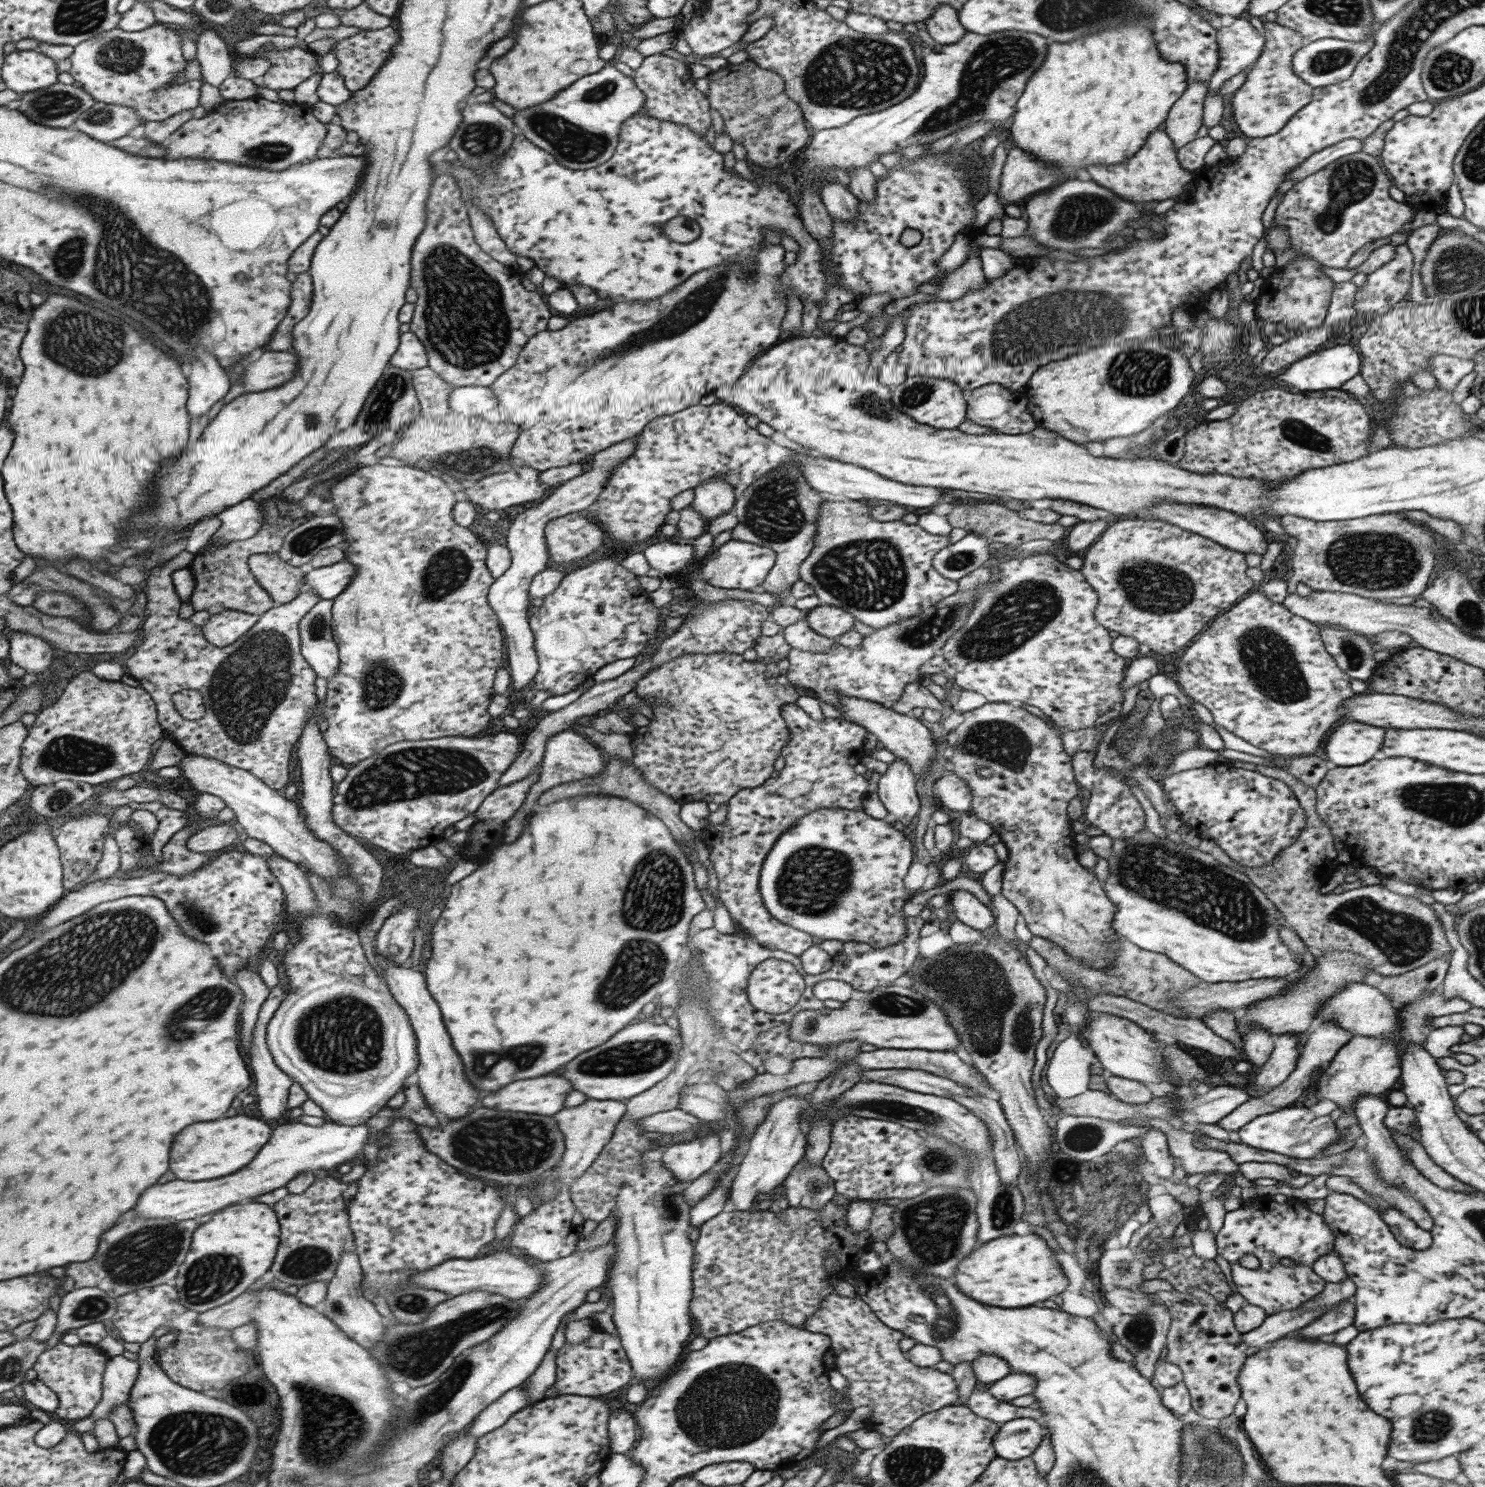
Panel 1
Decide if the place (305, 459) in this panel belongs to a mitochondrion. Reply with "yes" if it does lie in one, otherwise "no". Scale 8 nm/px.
no

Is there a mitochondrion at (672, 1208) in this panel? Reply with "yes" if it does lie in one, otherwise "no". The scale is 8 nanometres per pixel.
yes

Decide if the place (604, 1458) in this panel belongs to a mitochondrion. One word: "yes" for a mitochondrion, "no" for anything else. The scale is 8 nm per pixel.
no

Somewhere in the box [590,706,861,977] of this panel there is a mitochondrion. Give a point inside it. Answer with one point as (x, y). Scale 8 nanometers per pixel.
(823, 876)

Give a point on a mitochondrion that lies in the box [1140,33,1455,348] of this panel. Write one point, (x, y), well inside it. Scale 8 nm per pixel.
(1351, 181)

